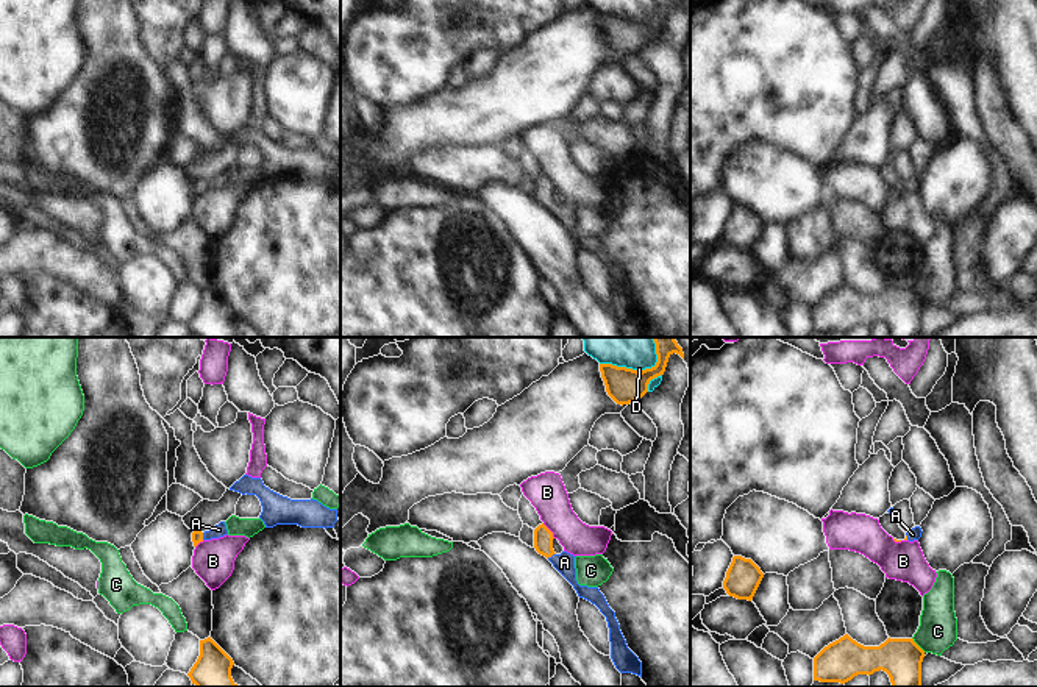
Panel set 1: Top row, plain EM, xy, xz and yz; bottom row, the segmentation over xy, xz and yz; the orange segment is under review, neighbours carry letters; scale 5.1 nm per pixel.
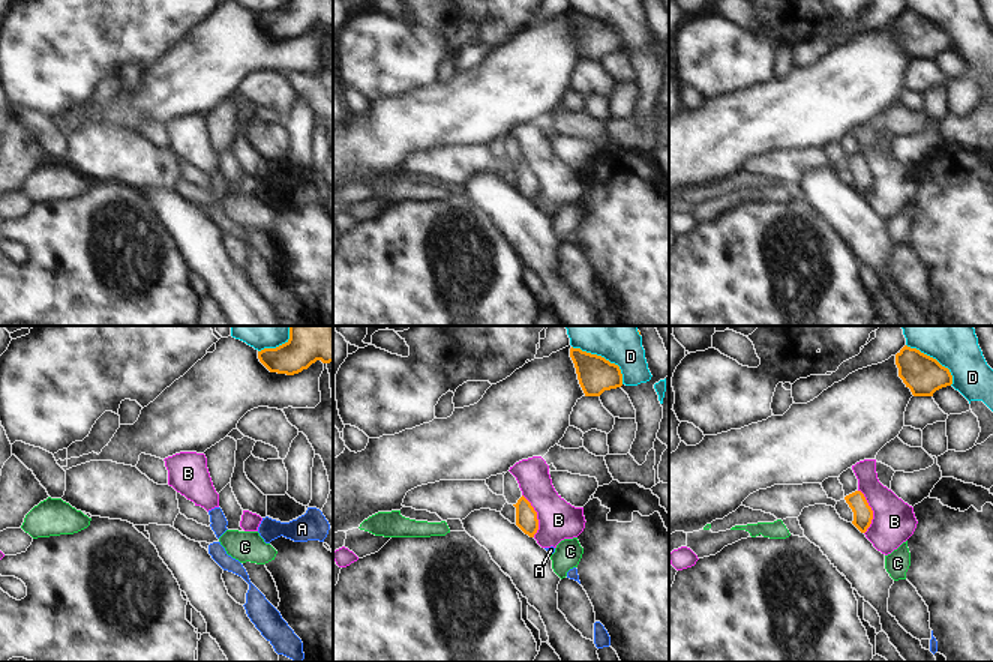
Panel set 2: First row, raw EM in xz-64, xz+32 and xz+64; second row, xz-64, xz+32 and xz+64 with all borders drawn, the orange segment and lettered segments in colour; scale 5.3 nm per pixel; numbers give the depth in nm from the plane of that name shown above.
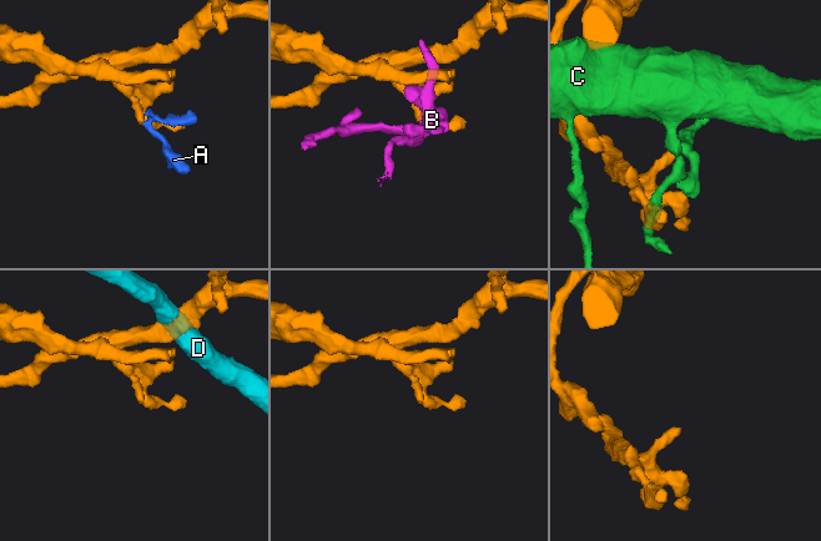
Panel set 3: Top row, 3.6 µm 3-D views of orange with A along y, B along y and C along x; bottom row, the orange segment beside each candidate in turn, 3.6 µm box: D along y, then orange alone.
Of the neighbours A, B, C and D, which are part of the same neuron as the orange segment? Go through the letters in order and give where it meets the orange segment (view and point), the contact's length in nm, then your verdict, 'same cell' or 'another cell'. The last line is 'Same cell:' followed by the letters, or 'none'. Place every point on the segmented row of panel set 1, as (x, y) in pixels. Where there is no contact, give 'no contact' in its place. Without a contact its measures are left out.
A: meets orange in xz at (550, 556); contact 50 nm long; same cell
B: meets orange in xz at (550, 531); contact 100 nm long; another cell
C: meets orange in yz at (917, 645); contact 100 nm long; another cell
D: meets orange in xz at (636, 370); contact 320 nm long; another cell
Same cell: A

